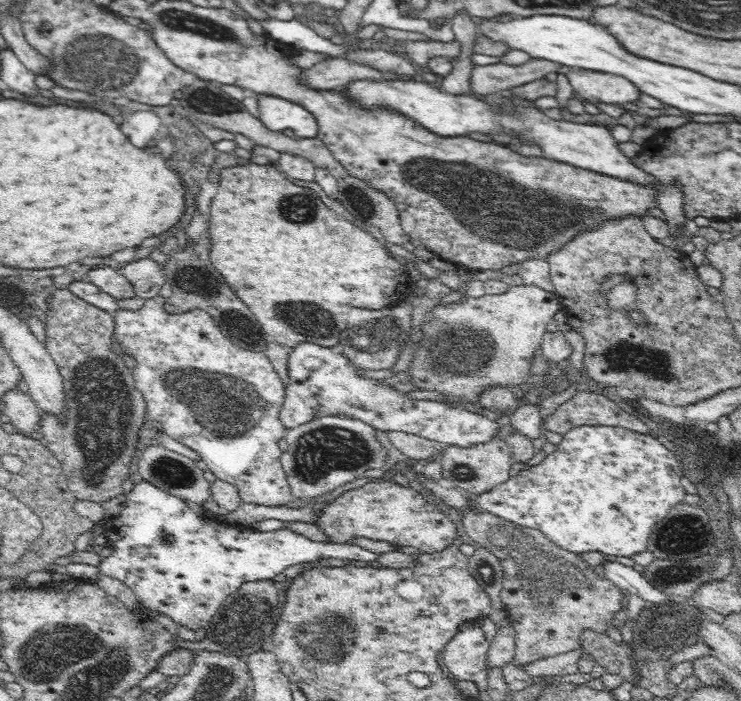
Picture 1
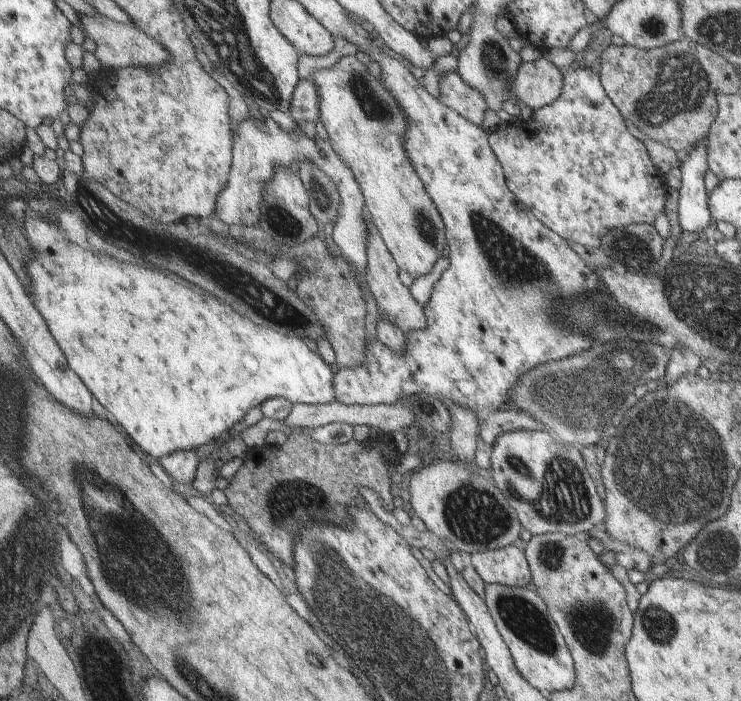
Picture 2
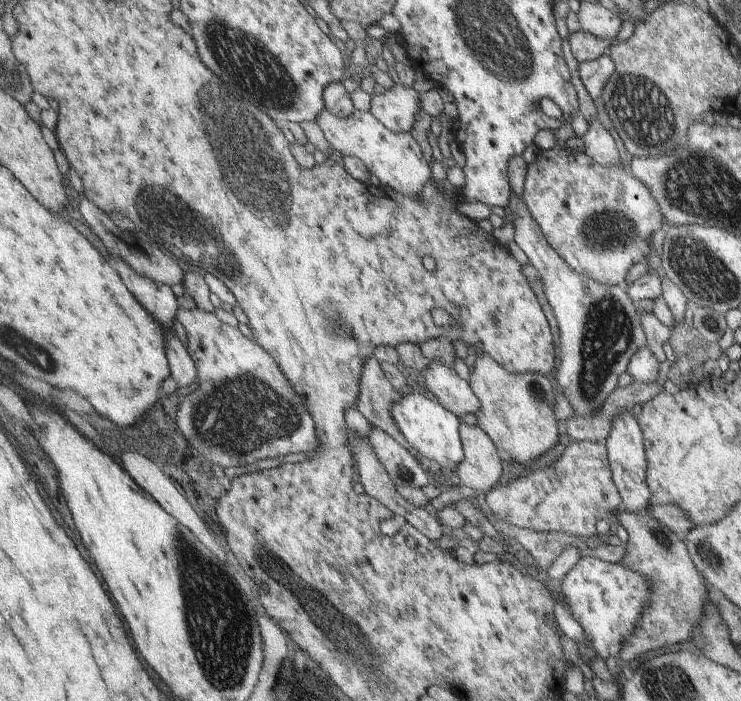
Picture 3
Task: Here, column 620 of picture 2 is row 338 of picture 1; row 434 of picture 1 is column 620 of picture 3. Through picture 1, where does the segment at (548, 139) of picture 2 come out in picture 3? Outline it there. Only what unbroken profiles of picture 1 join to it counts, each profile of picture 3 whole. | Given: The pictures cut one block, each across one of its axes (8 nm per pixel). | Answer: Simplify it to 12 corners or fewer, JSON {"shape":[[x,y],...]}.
{"shape":[[537,149],[522,201],[568,267],[624,284],[666,222],[647,186]]}

